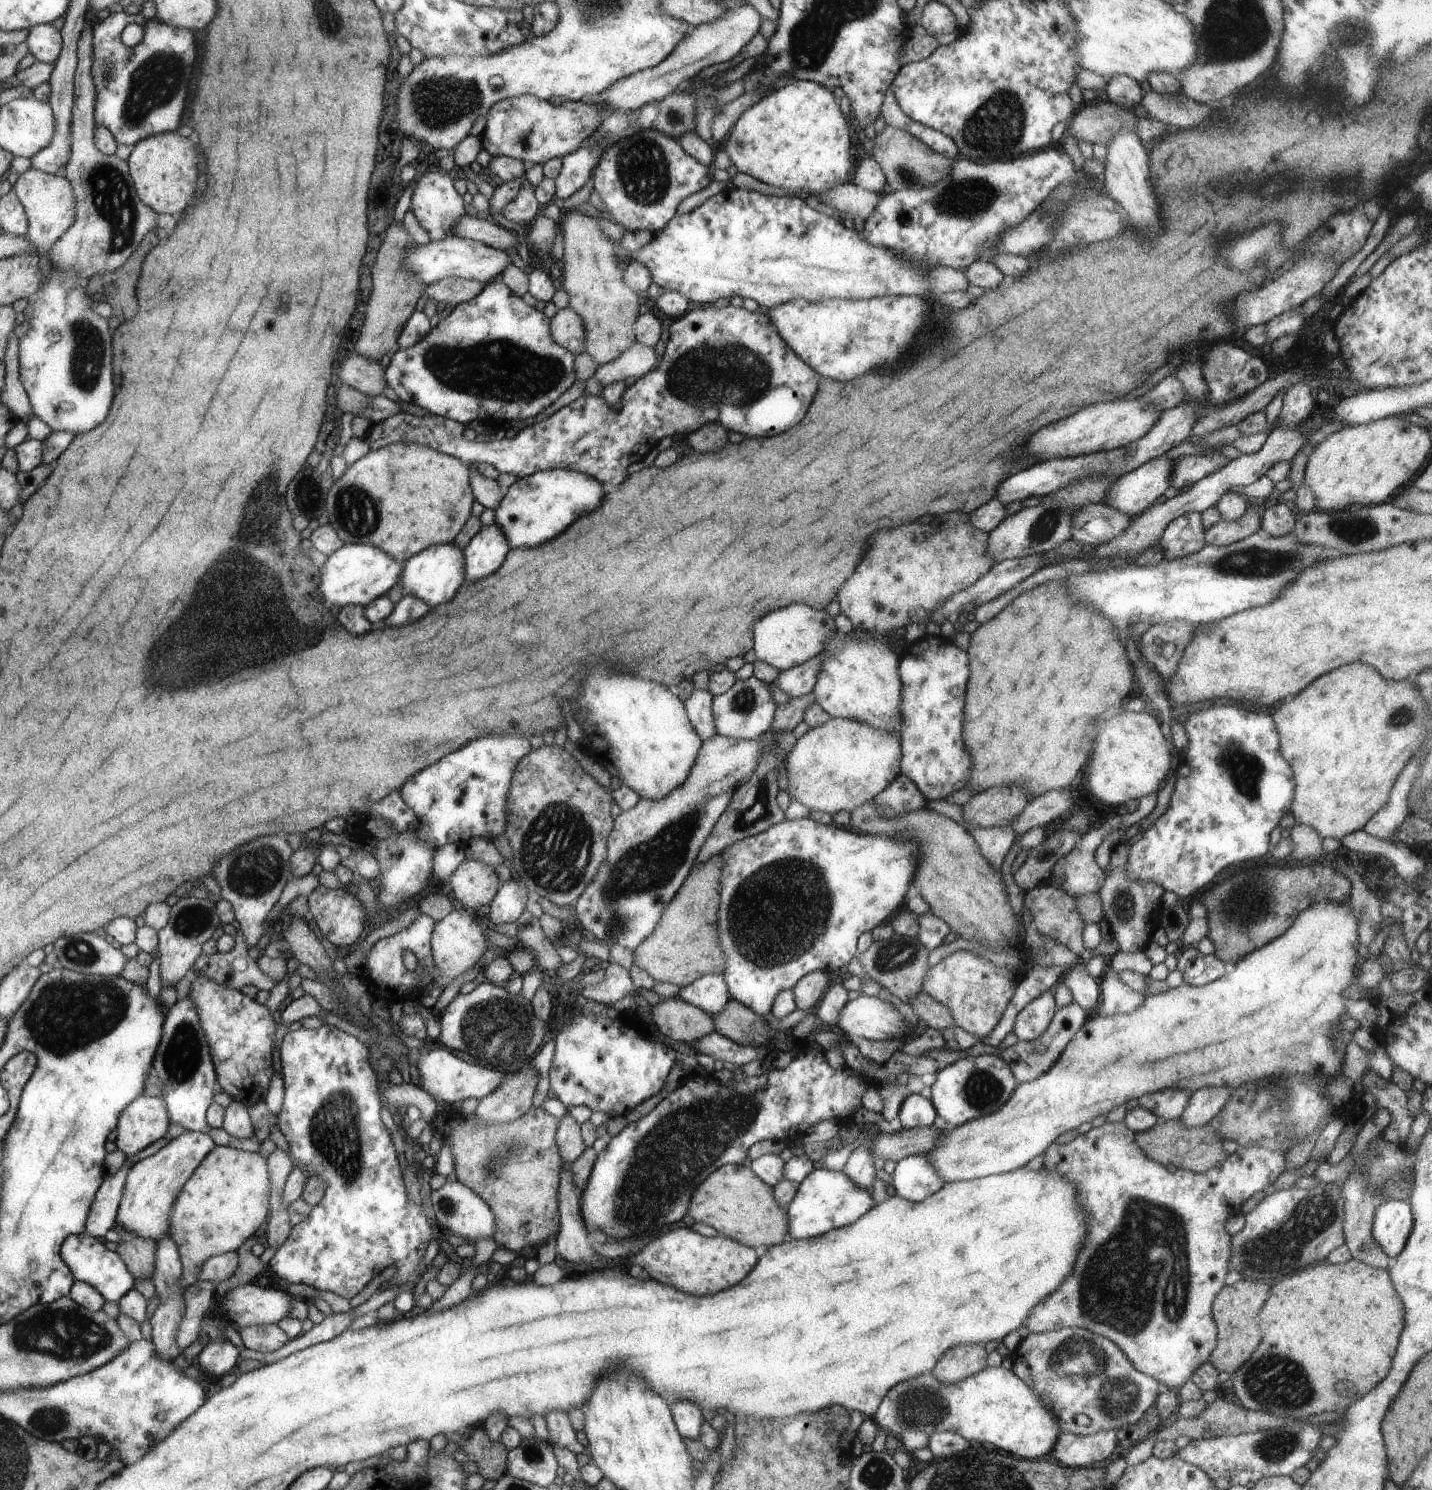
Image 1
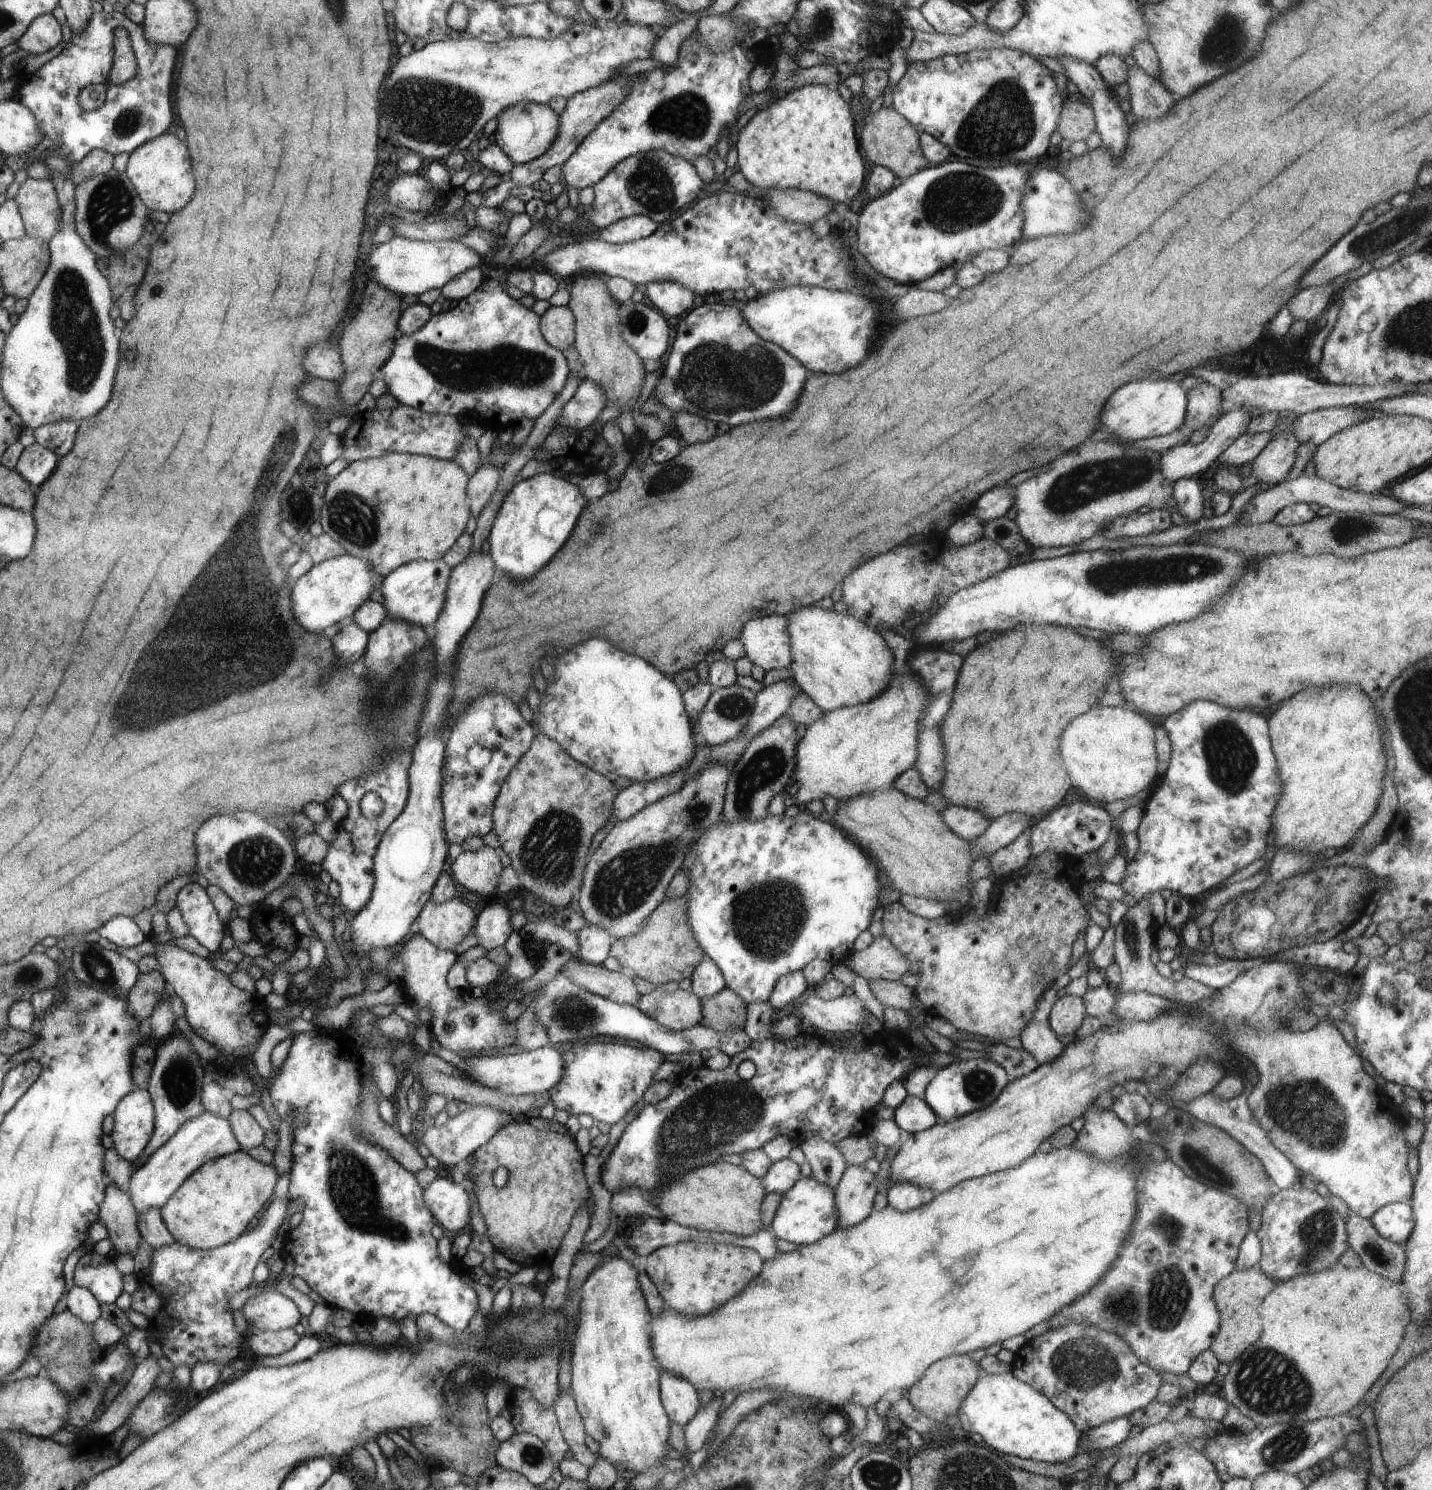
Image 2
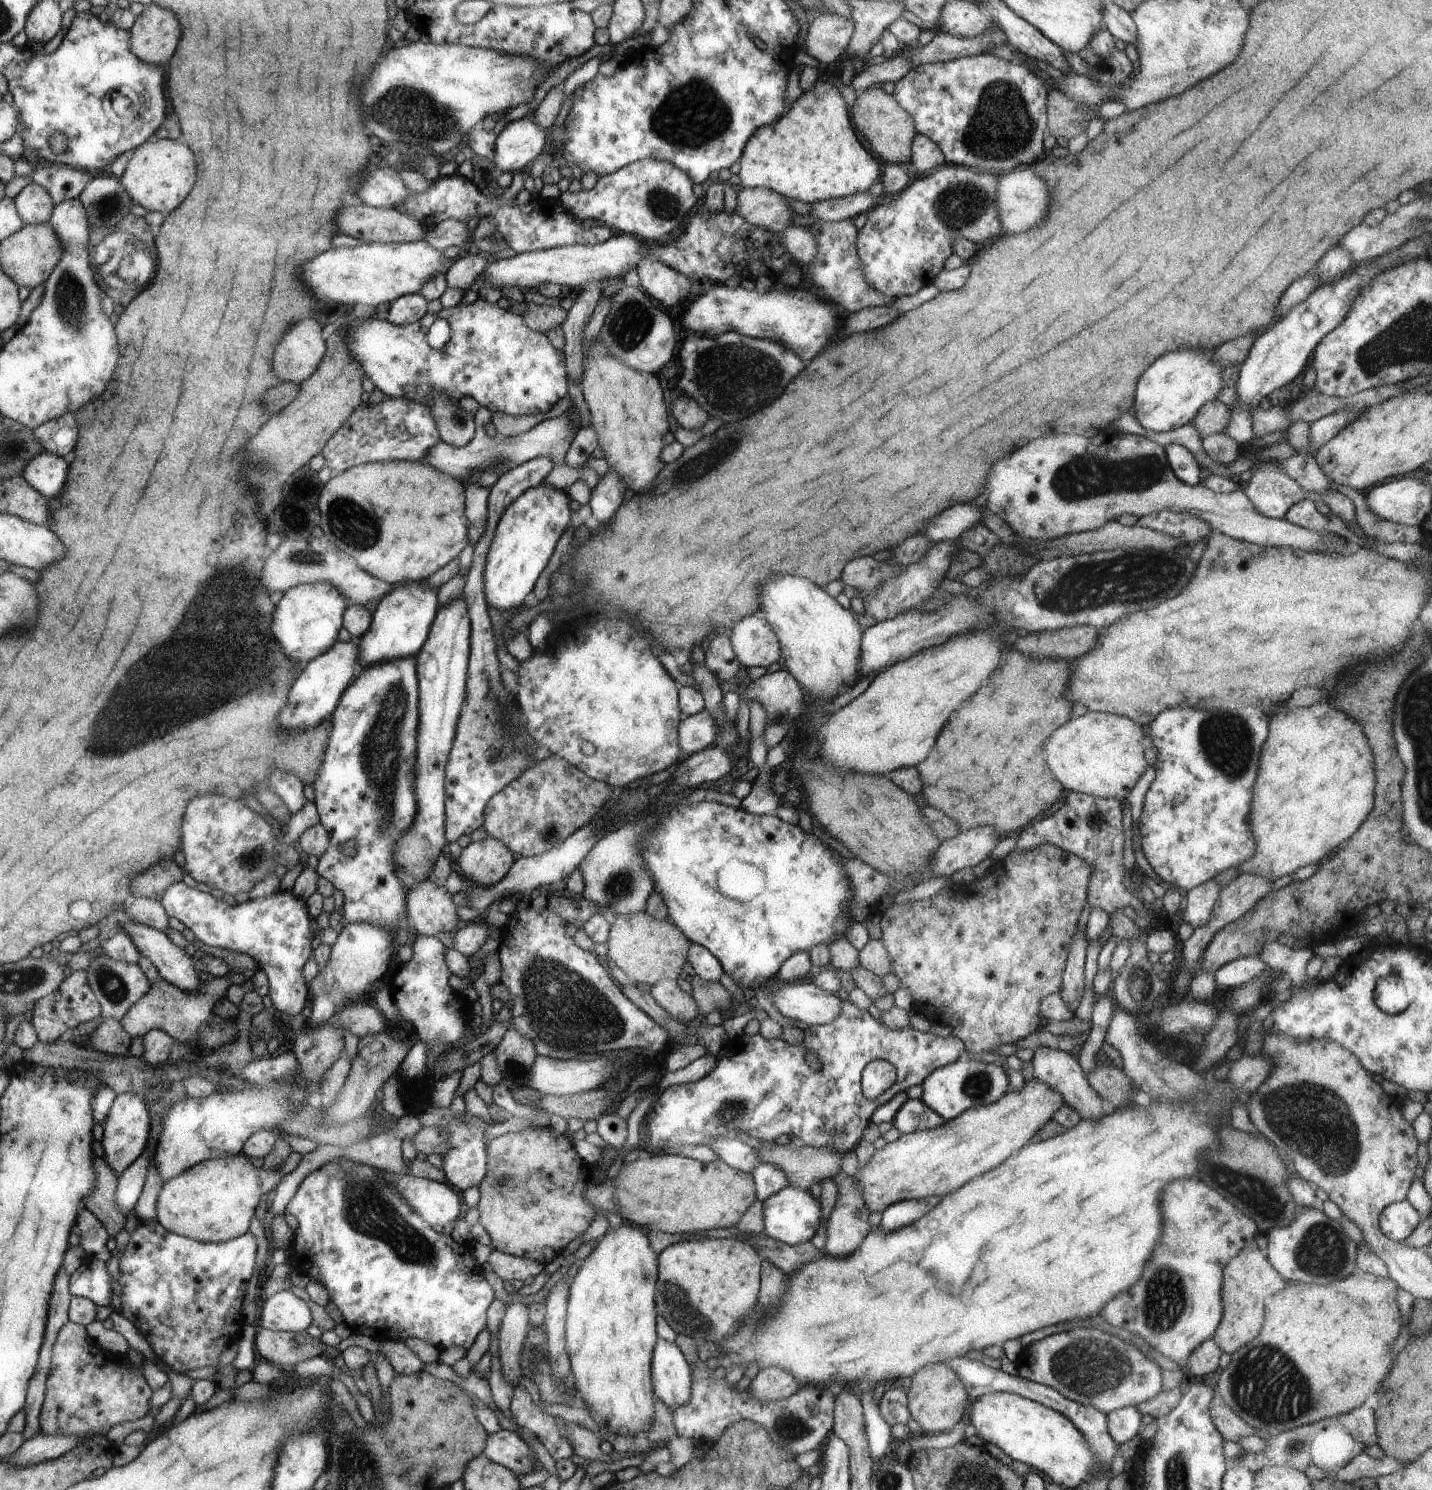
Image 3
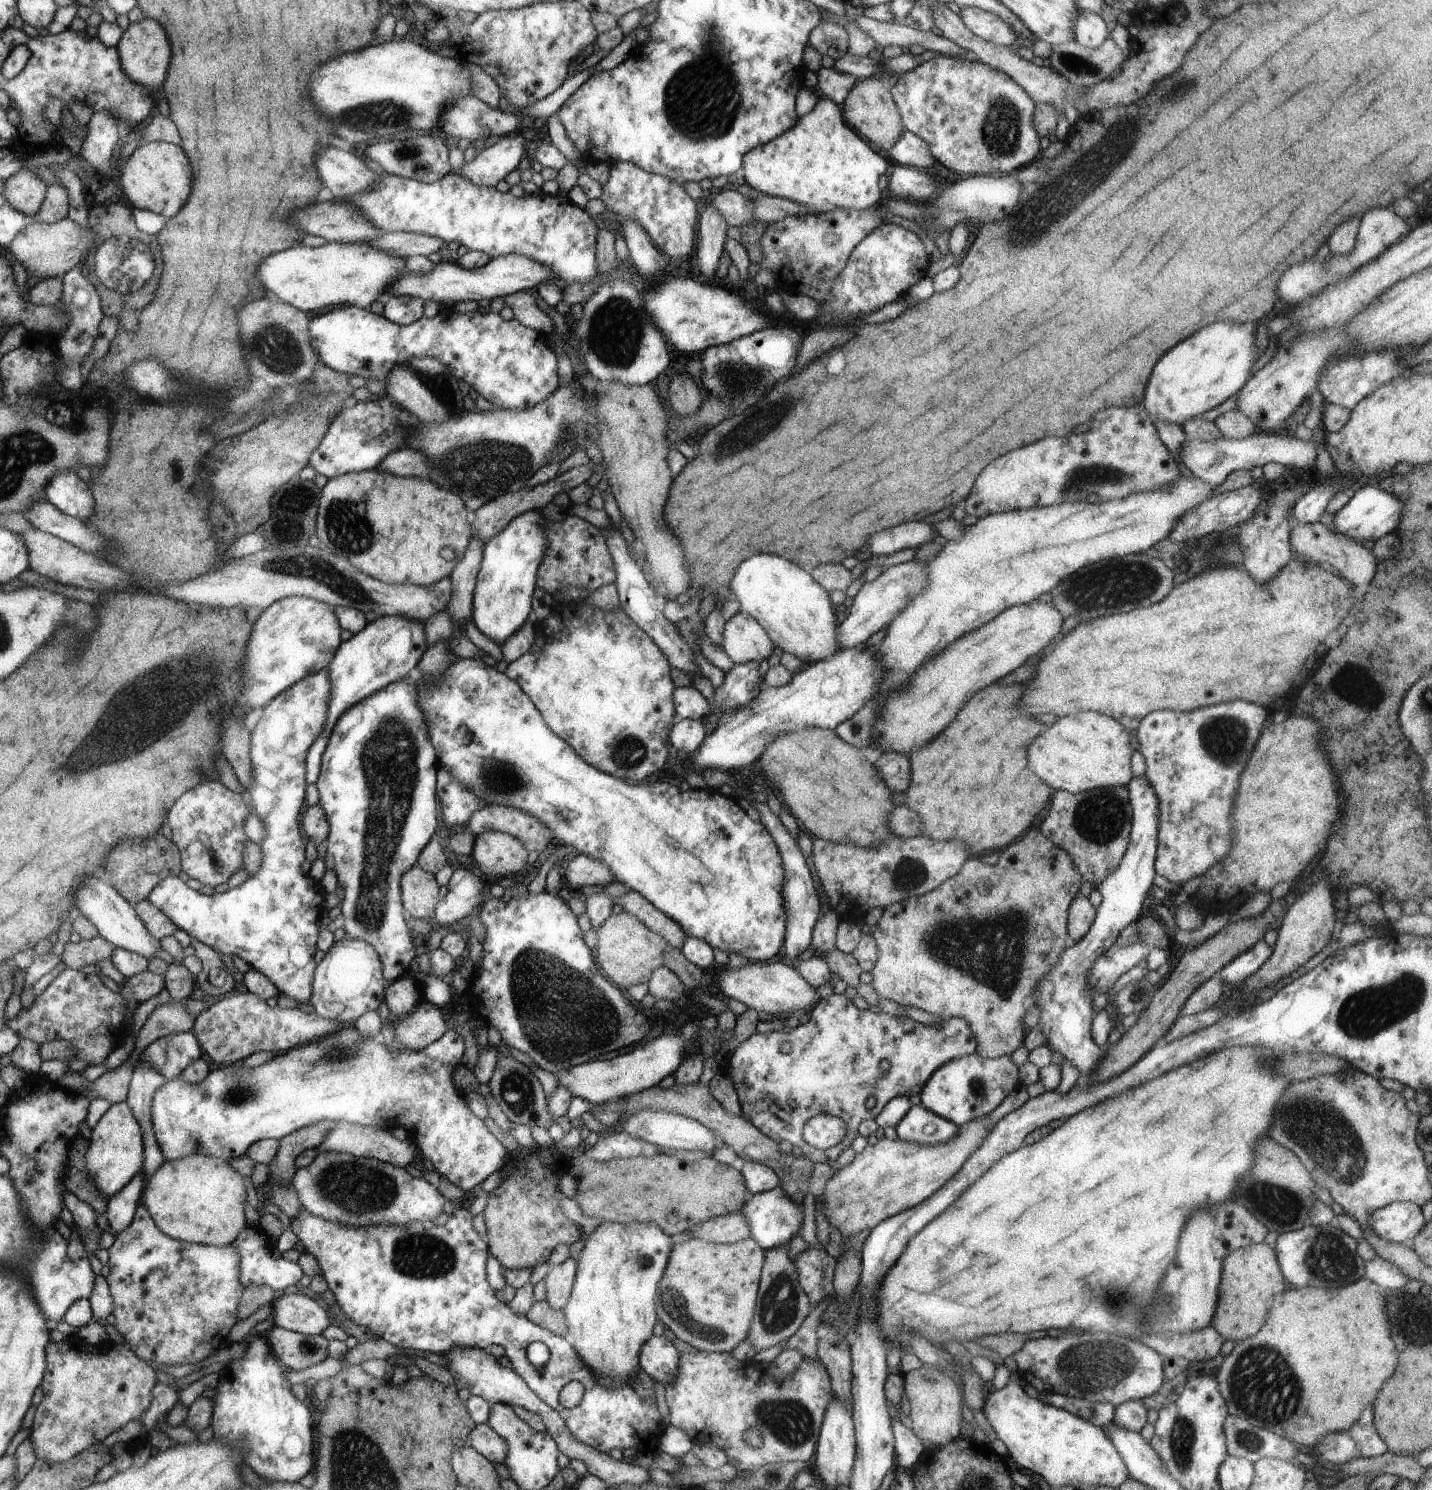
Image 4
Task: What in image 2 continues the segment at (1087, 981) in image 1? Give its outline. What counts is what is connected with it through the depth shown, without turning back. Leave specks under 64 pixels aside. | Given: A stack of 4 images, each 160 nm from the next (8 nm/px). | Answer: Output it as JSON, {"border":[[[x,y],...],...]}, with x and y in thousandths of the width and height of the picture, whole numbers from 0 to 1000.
{"border":[[[770,660],[767,662],[760,663],[758,666],[755,668],[760,681],[768,683],[771,689],[779,687],[782,684],[778,683],[777,676],[779,672],[781,665],[774,664],[775,662]]]}

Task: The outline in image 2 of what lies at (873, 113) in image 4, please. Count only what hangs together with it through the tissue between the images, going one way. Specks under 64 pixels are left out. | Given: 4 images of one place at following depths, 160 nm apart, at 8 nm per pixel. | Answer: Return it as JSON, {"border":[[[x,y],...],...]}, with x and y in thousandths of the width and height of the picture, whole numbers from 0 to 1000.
{"border":[[[615,72],[611,77],[604,79],[604,85],[601,91],[600,98],[603,101],[603,105],[612,111],[616,111],[622,114],[627,121],[639,117],[641,115],[648,113],[648,107],[645,105],[642,96],[642,89],[639,85],[626,73]]]}

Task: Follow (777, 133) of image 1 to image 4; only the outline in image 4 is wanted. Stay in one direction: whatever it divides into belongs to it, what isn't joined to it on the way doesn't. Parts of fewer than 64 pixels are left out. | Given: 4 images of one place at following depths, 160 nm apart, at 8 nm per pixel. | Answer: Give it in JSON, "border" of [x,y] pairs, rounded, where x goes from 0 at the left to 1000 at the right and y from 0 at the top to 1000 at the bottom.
{"border":[[[572,64],[566,76],[558,79],[557,83],[545,90],[541,95],[525,100],[518,108],[520,121],[525,126],[534,131],[554,134],[571,143],[582,140],[610,140],[614,138],[615,135],[613,121],[616,117],[620,117],[623,111],[619,104],[612,102],[591,83],[587,72],[575,64]]]}

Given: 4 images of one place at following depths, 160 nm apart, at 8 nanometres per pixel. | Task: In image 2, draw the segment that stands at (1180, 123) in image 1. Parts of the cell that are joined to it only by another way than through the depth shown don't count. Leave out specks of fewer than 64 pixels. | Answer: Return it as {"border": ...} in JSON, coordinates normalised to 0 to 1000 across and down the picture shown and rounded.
{"border":[[[795,44],[788,46],[786,56],[789,60],[790,80],[807,81],[814,78],[817,72],[821,70],[820,62]]]}

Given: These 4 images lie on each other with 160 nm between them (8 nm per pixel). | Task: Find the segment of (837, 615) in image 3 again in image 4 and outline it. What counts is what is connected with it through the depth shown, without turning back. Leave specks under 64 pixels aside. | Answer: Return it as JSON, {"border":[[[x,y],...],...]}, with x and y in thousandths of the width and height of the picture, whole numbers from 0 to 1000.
{"border":[[[527,373],[514,383],[511,399],[512,402],[517,404],[517,409],[524,412],[536,422],[541,433],[559,442],[561,446],[577,443],[587,437],[584,407],[580,403],[578,397],[559,380],[543,373]]]}

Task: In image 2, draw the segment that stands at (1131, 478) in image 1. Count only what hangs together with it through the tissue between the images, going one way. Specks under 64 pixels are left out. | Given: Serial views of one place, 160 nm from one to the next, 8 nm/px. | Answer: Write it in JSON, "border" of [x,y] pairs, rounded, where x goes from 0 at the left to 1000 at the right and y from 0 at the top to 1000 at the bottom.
{"border":[[[862,274],[851,281],[850,283],[846,286],[846,289],[845,289],[845,292],[841,296],[838,296],[836,298],[828,297],[825,299],[821,299],[811,303],[809,312],[812,320],[816,324],[820,325],[825,321],[838,319],[838,317],[841,317],[846,313],[850,306],[852,306],[864,294],[866,294],[870,290],[874,282],[872,274]]]}

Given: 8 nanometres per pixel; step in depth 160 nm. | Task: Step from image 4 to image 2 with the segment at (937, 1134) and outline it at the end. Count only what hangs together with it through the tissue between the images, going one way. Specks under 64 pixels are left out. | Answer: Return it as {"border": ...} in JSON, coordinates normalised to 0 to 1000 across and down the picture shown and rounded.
{"border":[[[634,735],[624,746],[625,754],[635,760],[647,758],[654,754],[654,747],[648,740],[638,735]]]}

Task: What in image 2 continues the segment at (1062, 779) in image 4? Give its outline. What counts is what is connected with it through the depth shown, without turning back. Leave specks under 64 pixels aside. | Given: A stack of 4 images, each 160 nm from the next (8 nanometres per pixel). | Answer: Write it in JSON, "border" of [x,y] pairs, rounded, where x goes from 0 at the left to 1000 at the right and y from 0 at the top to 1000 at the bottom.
{"border":[[[764,475],[763,478],[749,483],[746,489],[743,490],[740,506],[747,518],[749,528],[756,530],[761,538],[772,540],[779,537],[789,536],[797,530],[804,530],[810,522],[807,517],[809,507],[807,507],[807,489],[806,483],[795,477],[784,477],[784,475]]]}

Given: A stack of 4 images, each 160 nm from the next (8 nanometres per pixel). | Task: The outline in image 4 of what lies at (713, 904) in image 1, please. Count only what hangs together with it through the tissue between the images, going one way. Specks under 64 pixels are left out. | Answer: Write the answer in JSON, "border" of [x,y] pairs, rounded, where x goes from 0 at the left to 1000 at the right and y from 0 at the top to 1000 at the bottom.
{"border":[[[437,611],[433,613],[427,613],[416,626],[418,634],[416,640],[419,651],[436,666],[443,660],[453,660],[455,654],[464,648],[467,636],[465,630],[462,627],[453,623],[444,615]]]}

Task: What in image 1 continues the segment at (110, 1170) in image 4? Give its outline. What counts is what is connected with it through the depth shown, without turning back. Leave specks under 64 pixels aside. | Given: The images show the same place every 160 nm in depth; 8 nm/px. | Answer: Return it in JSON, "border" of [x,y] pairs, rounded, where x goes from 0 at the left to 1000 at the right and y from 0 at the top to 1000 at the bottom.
{"border":[[[100,734],[84,747],[80,763],[82,771],[92,777],[115,763],[119,754],[115,738]]]}

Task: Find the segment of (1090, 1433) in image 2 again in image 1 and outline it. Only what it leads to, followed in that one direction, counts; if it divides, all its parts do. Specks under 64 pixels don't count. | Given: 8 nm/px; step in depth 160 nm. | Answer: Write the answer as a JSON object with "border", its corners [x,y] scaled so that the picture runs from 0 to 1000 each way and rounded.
{"border":[[[779,960],[763,963],[740,962],[733,979],[749,985],[758,985],[774,982],[779,979],[782,965]]]}

